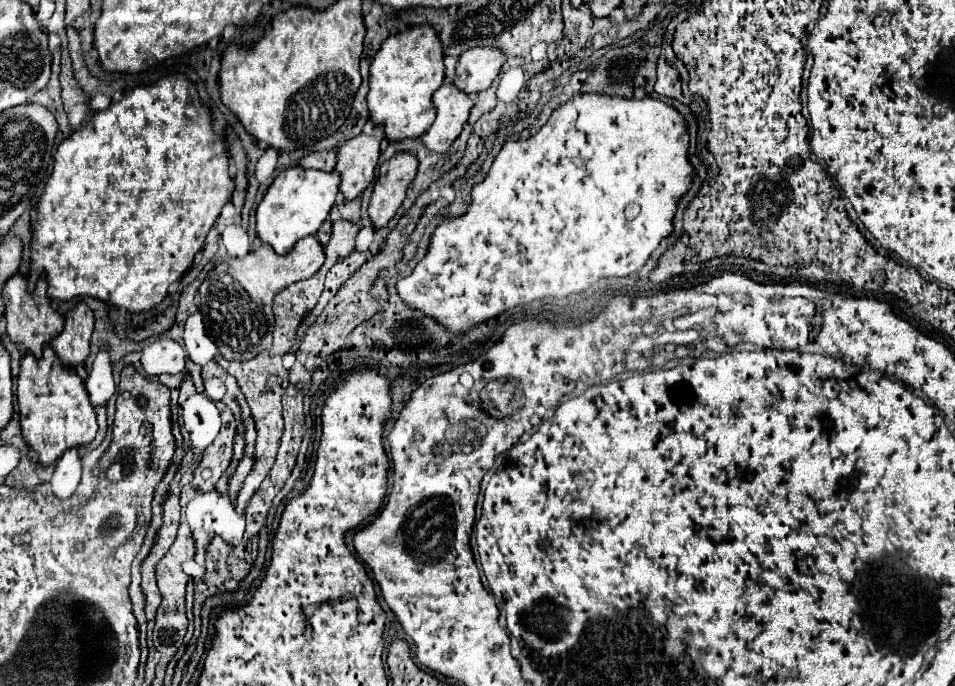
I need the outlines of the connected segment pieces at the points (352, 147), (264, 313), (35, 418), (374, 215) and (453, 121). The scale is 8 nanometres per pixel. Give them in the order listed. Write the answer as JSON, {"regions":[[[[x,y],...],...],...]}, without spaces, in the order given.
{"regions":[[[[376,125],[372,133],[360,133],[348,139],[338,149],[336,173],[340,175],[340,193],[346,201],[360,197],[360,193],[372,183],[374,169],[380,157],[380,141],[384,139],[384,129]]],[[[316,237],[300,239],[286,255],[278,255],[270,245],[262,245],[250,251],[242,259],[228,259],[216,265],[216,269],[200,285],[202,317],[208,337],[214,341],[222,357],[234,361],[254,359],[258,353],[272,345],[274,313],[272,299],[284,287],[312,277],[324,263],[324,249]]],[[[46,345],[42,359],[26,355],[18,375],[18,405],[20,427],[28,447],[36,453],[40,465],[52,465],[64,451],[88,445],[98,431],[96,413],[88,399],[86,387],[74,369],[64,367],[54,351]]],[[[398,153],[380,167],[378,181],[374,183],[368,205],[368,217],[374,229],[384,227],[396,215],[406,197],[408,185],[416,177],[416,169],[418,161],[410,153]]],[[[444,83],[432,97],[436,107],[436,121],[420,137],[420,141],[432,153],[444,153],[452,145],[452,141],[460,135],[464,123],[468,121],[468,113],[472,101],[468,95],[458,91],[452,83]]]]}

